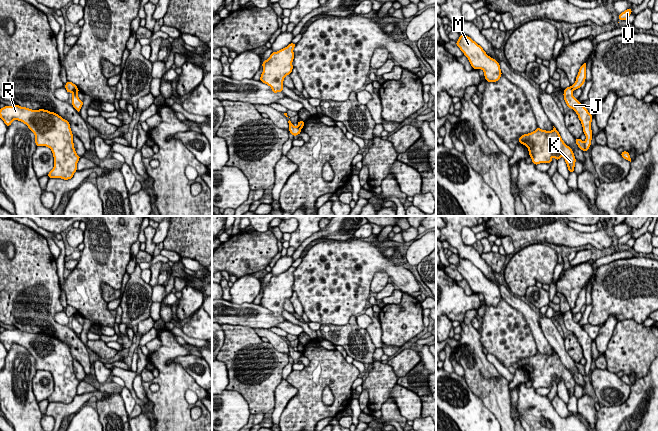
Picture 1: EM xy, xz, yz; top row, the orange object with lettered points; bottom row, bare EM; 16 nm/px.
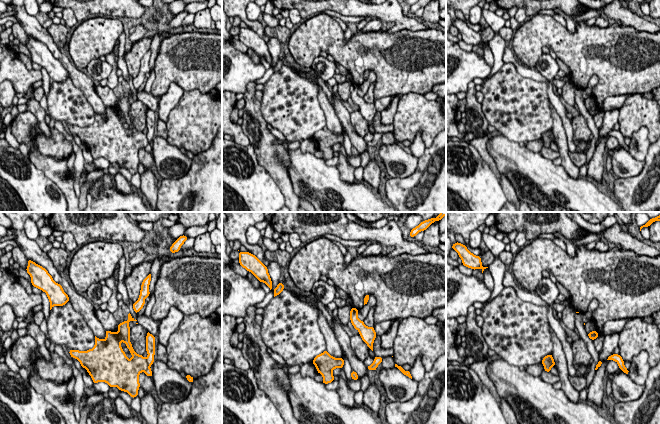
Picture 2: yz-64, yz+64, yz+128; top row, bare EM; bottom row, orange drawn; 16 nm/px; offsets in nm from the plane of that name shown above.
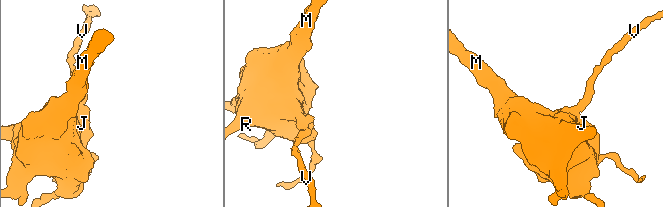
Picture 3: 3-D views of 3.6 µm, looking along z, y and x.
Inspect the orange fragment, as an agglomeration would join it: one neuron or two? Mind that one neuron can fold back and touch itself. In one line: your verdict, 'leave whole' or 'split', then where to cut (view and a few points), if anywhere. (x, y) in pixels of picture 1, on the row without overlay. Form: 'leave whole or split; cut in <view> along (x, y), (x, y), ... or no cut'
split; cut in yz along (584, 366), (585, 374)

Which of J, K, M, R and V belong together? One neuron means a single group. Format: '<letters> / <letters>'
J / K M R V

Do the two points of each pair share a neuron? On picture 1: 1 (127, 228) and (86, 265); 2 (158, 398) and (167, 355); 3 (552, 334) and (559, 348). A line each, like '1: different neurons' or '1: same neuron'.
1: same neuron
2: same neuron
3: same neuron

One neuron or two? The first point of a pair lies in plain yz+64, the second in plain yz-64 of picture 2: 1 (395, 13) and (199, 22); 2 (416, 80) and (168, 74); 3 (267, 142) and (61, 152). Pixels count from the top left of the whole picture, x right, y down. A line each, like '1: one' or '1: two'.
1: two
2: one
3: two

